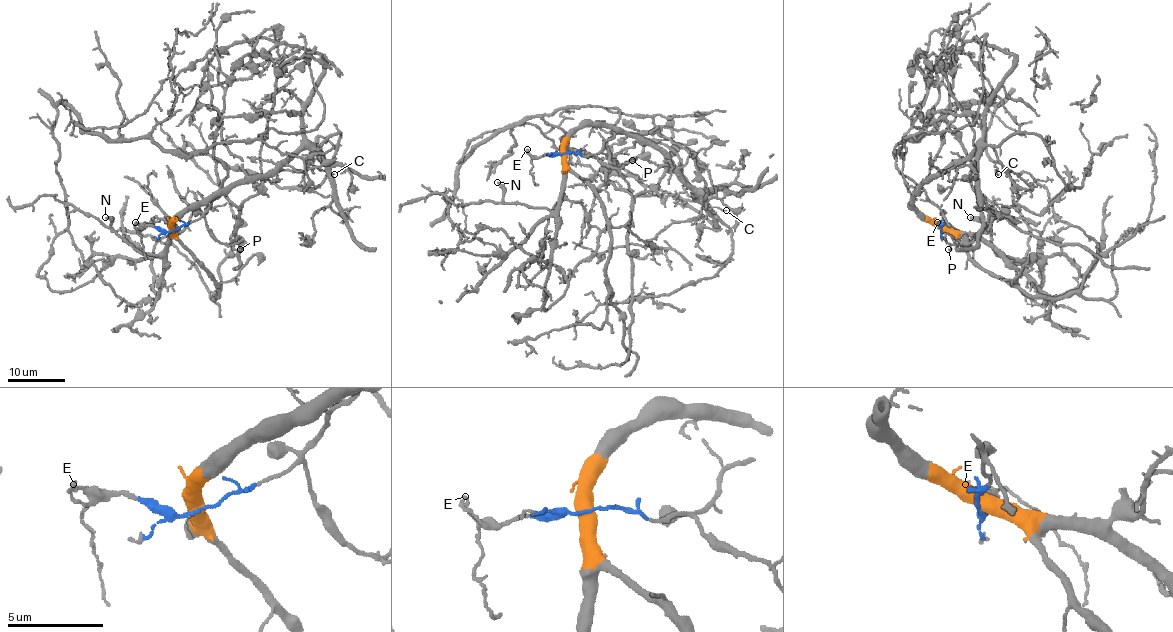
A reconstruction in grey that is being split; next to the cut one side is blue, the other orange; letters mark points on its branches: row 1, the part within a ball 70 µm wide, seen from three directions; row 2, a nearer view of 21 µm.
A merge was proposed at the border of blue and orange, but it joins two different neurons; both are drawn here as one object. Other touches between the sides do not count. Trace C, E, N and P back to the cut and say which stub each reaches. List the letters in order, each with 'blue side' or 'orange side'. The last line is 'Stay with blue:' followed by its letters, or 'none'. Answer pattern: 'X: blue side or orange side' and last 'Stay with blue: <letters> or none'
C: orange side
E: blue side
N: orange side
P: blue side
Stay with blue: E, P

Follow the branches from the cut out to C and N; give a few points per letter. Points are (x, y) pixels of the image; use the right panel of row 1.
C: (941, 230), (914, 207), (916, 191), (928, 180), (959, 165), (986, 145), (996, 154), (995, 170), (998, 174)
N: (941, 230), (976, 233), (998, 254), (992, 231), (969, 217)

